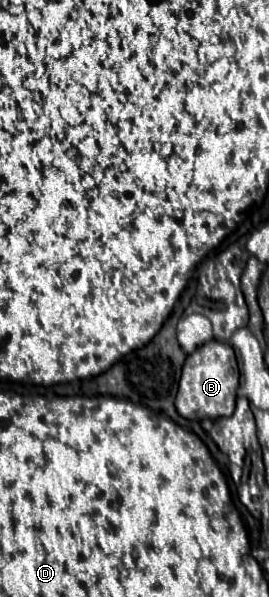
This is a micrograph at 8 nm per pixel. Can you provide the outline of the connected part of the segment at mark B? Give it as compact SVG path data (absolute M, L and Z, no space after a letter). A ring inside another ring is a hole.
M211 340L187 356L179 380L175 408L187 420L205 420L205 418L215 420L231 416L235 410L237 386L239 386L239 370L233 348L227 342Z

